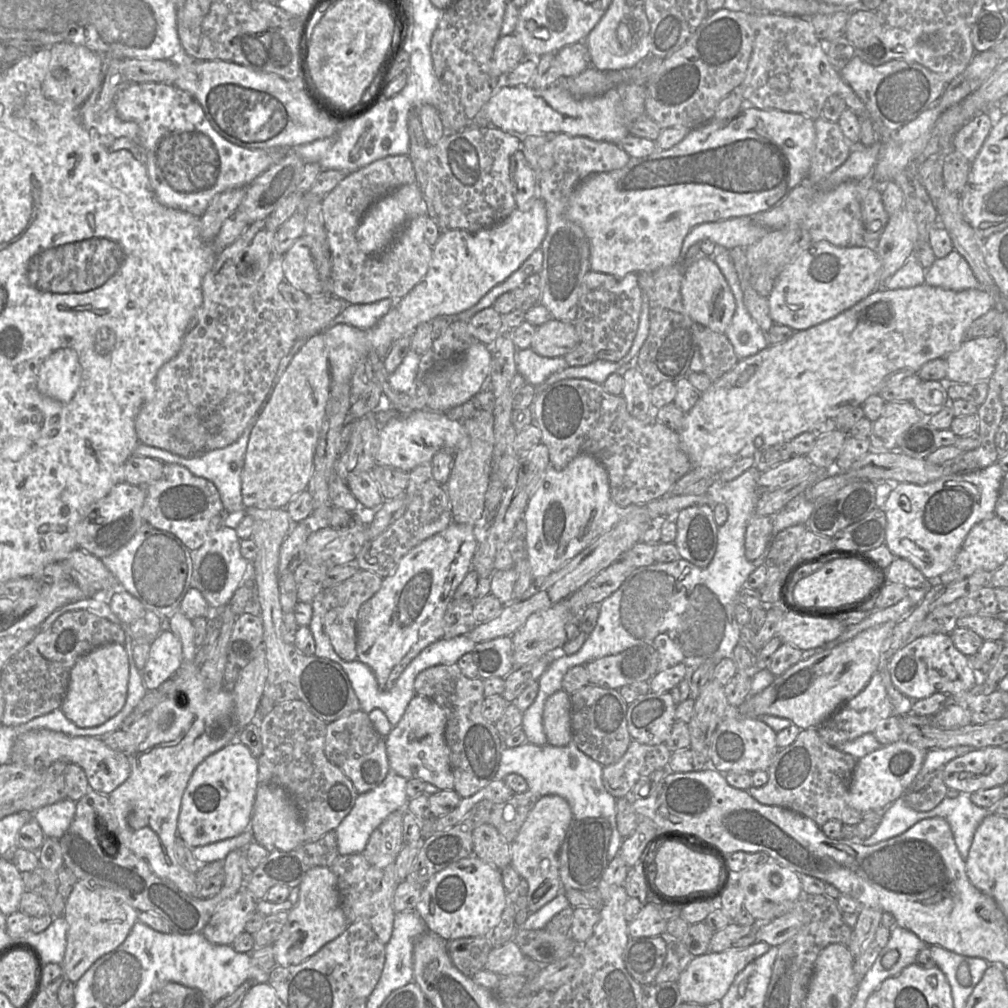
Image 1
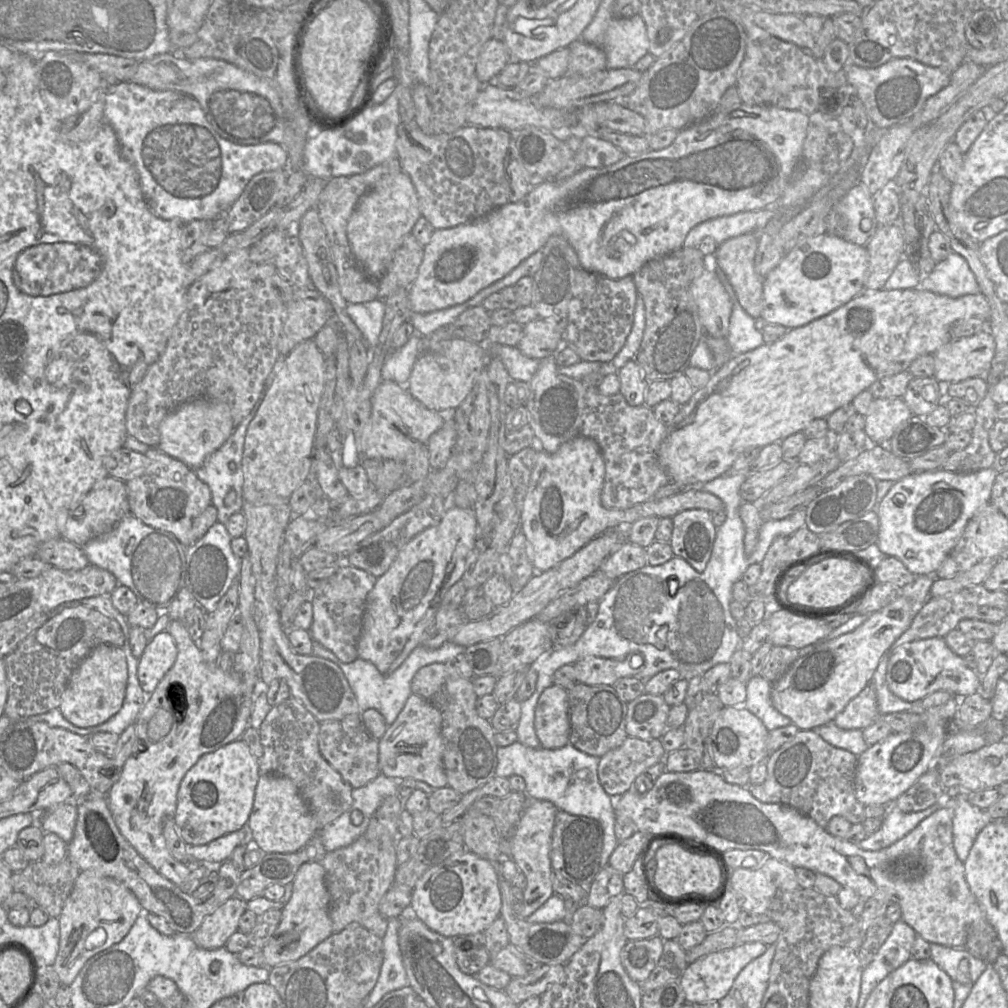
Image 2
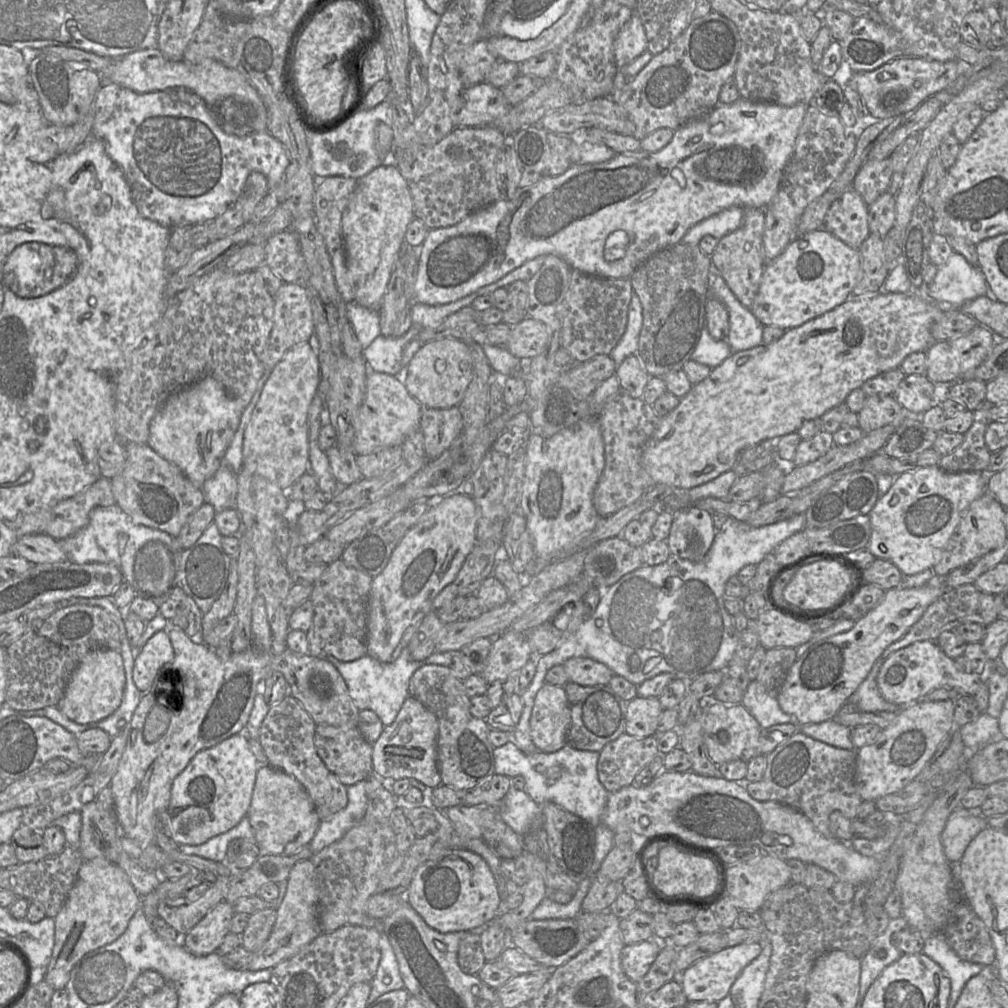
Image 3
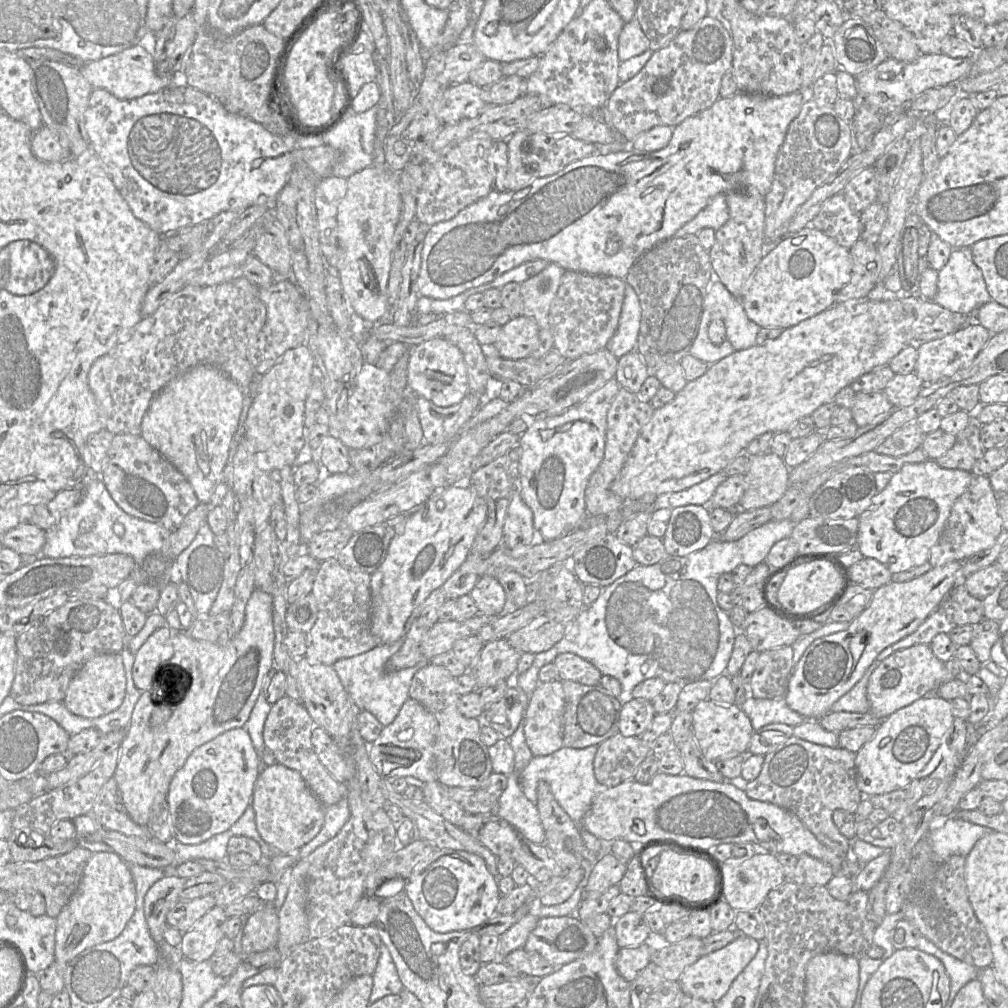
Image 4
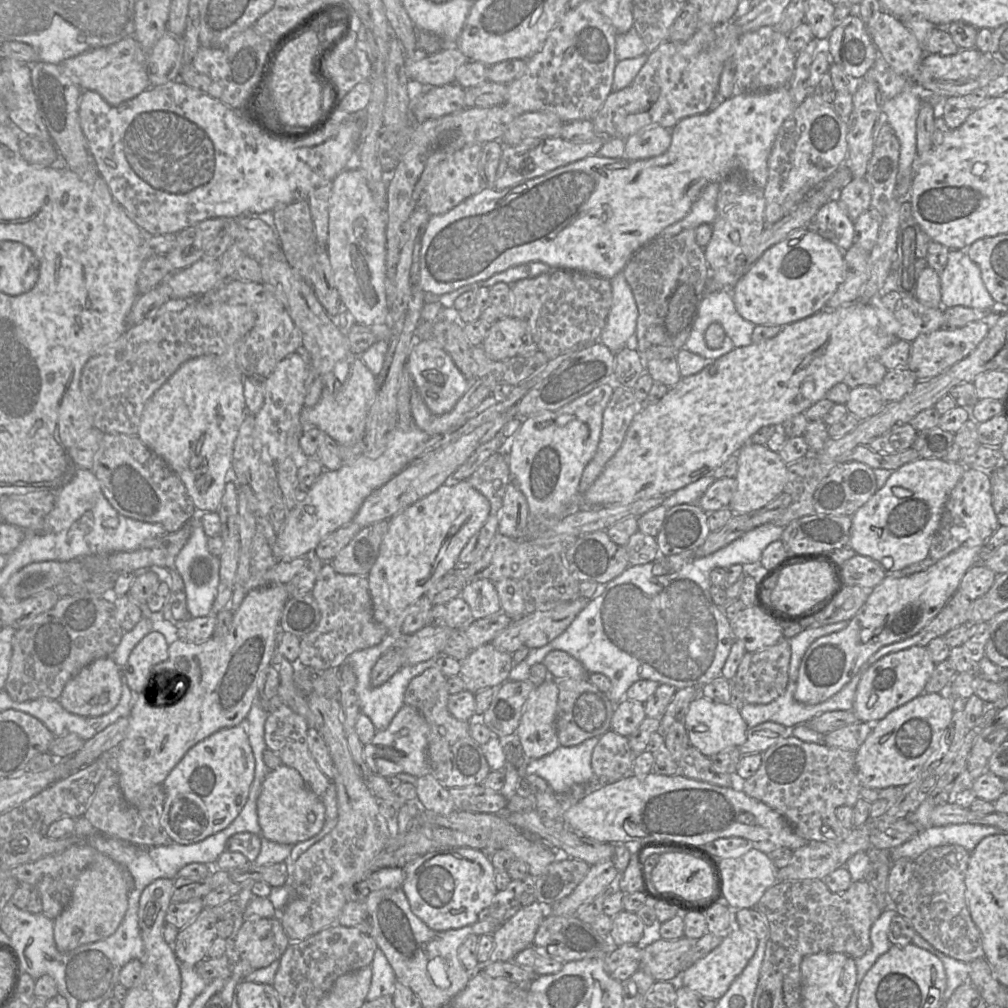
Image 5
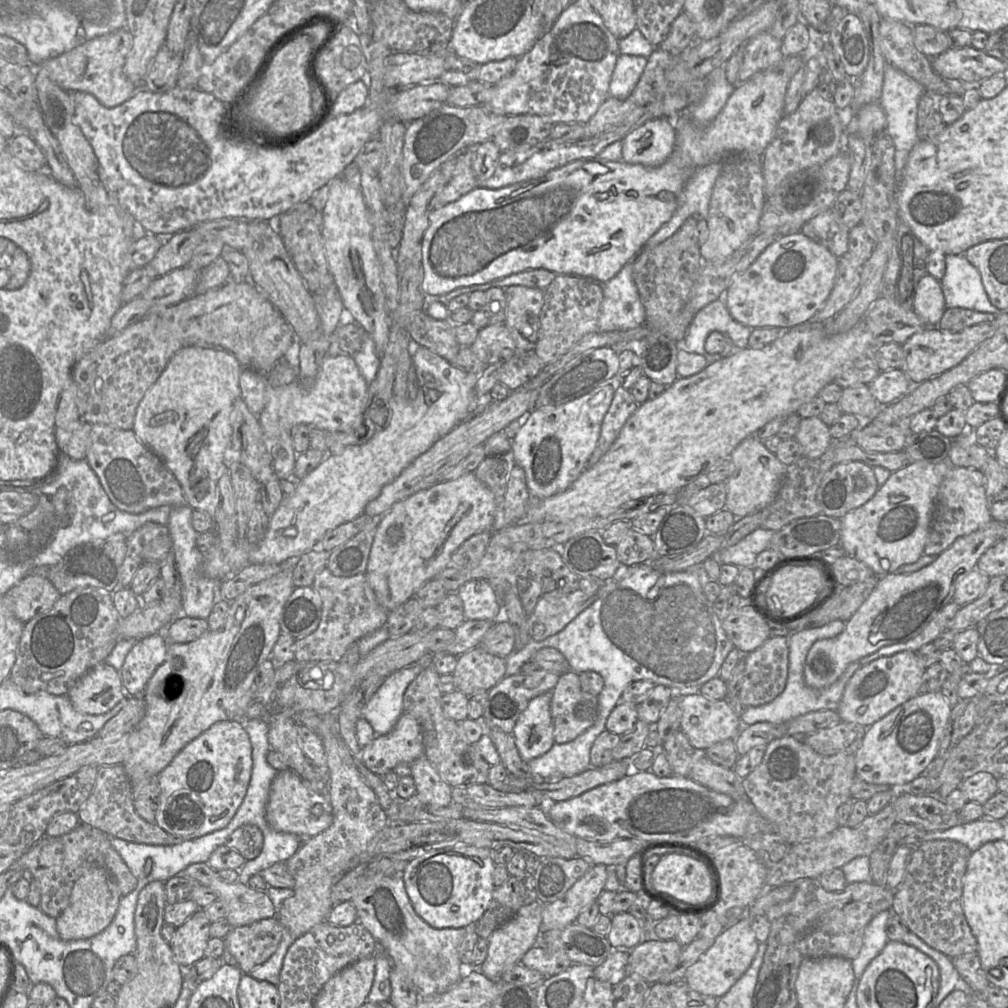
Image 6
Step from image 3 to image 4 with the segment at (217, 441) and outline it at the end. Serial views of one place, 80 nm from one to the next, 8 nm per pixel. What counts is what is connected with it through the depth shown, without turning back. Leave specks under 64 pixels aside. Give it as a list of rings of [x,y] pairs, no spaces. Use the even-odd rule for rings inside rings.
[[[198,364],[173,378],[152,399],[141,423],[141,436],[170,462],[191,484],[200,503],[214,503],[215,490],[223,480],[229,449],[238,428],[244,402],[244,390],[218,367]]]

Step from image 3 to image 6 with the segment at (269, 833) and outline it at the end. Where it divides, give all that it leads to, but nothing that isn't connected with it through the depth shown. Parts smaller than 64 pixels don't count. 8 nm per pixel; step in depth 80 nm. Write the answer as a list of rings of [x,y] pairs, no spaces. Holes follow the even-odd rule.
[[[289,768],[278,771],[270,786],[266,819],[276,831],[314,837],[328,829],[333,822],[330,795],[324,795],[320,791],[308,788],[304,780]],[[316,805],[322,808],[322,814],[319,816],[313,814],[313,807]]]

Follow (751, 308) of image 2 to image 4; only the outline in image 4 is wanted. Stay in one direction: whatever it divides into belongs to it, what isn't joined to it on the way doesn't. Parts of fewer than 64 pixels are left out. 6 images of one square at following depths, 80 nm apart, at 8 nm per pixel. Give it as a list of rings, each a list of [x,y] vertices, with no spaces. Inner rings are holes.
[[[745,188],[725,194],[729,209],[728,221],[715,231],[715,243],[708,251],[712,269],[721,283],[738,299],[746,293],[747,281],[753,275],[767,251],[764,236],[765,201],[755,188]]]

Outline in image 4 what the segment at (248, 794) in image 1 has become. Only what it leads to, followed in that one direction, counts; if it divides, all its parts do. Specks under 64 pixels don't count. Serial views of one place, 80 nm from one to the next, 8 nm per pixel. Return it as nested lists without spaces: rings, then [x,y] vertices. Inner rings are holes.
[[[244,727],[233,728],[196,748],[173,776],[168,793],[172,842],[200,844],[228,830],[252,804],[260,758]]]

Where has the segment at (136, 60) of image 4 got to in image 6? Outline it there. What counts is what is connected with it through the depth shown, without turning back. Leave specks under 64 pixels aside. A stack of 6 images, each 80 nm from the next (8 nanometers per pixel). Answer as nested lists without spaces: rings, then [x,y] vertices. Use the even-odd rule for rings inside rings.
[[[121,28],[89,40],[59,56],[35,67],[41,69],[59,87],[68,91],[92,94],[103,106],[112,108],[127,101],[142,84],[132,82],[123,72],[127,55],[133,45],[133,36],[127,28]]]

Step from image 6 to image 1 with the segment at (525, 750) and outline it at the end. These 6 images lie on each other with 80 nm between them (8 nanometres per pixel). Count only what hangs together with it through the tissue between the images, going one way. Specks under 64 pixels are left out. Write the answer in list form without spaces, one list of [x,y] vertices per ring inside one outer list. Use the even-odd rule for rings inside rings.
[[[561,689],[545,702],[543,726],[548,744],[562,747],[572,741],[570,694]]]

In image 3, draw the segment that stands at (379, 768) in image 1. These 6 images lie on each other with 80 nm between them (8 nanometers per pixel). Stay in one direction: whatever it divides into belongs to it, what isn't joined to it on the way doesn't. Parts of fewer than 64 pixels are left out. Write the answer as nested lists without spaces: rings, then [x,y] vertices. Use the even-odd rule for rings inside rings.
[[[319,724],[316,726],[314,743],[318,755],[326,767],[346,787],[354,785],[375,774],[372,762],[372,744],[363,737],[357,726],[341,728]]]

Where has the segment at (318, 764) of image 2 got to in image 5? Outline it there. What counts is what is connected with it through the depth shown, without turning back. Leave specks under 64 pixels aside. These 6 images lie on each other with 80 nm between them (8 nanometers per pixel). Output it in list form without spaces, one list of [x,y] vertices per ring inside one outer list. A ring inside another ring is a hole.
[[[281,704],[270,712],[265,723],[265,743],[282,761],[282,764],[297,770],[310,789],[322,797],[326,792],[330,779],[321,771],[312,757],[308,742],[307,732],[309,725],[306,719],[292,711],[287,705]]]

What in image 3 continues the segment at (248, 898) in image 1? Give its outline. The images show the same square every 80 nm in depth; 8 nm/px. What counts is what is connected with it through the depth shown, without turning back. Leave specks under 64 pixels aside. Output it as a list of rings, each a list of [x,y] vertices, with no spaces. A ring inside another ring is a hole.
[[[222,901],[214,906],[190,931],[178,935],[178,942],[195,956],[217,952],[224,937],[230,933],[233,905]]]

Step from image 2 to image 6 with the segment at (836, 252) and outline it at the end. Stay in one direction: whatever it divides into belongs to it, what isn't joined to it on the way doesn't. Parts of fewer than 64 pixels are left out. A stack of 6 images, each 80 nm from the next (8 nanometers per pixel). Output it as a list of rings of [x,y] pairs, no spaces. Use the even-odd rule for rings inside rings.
[[[801,232],[786,235],[769,245],[744,272],[734,275],[727,288],[728,311],[737,322],[752,329],[806,323],[829,297],[838,259]]]

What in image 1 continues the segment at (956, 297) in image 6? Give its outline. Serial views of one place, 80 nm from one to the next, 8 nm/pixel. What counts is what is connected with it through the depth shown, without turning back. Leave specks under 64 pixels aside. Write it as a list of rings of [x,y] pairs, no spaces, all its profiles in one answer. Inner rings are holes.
[[[955,249],[943,258],[935,258],[932,265],[925,269],[923,283],[953,291],[981,287],[966,259]]]

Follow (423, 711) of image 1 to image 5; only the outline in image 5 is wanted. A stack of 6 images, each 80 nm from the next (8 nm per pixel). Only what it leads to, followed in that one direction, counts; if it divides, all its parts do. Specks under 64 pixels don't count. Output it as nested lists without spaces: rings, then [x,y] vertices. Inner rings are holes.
[[[404,704],[390,726],[377,731],[373,740],[364,746],[364,756],[372,772],[381,777],[408,773],[416,778],[430,773],[428,758],[428,737],[430,727],[423,715],[414,707]]]

